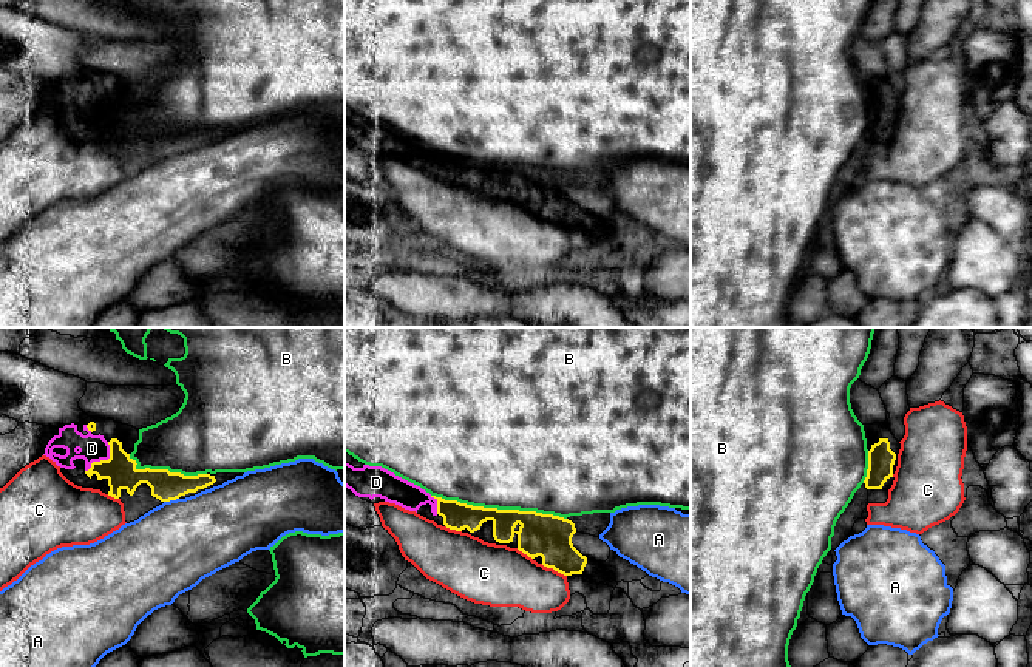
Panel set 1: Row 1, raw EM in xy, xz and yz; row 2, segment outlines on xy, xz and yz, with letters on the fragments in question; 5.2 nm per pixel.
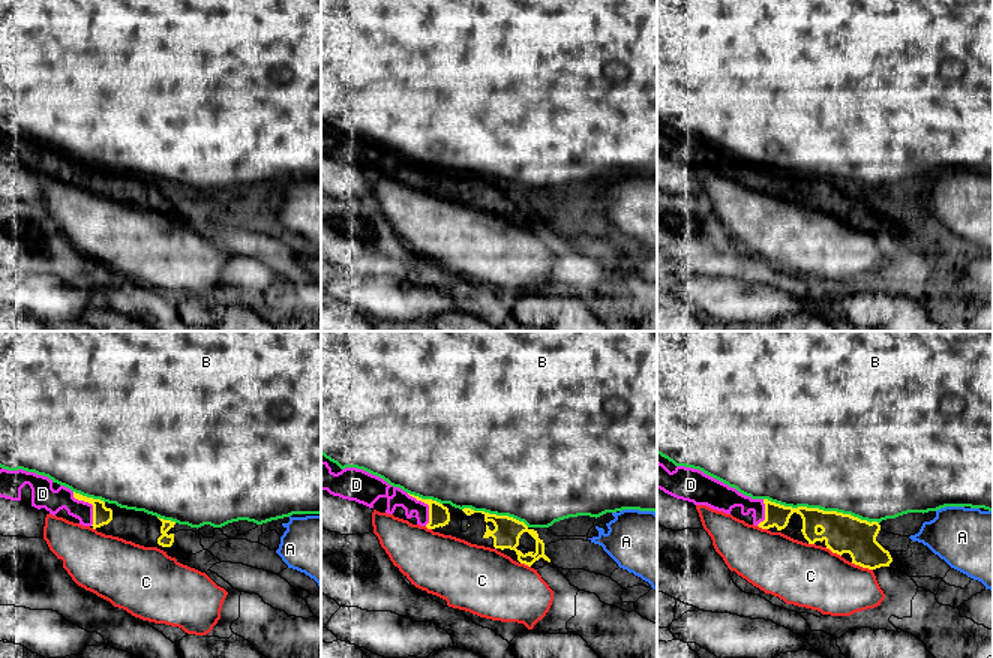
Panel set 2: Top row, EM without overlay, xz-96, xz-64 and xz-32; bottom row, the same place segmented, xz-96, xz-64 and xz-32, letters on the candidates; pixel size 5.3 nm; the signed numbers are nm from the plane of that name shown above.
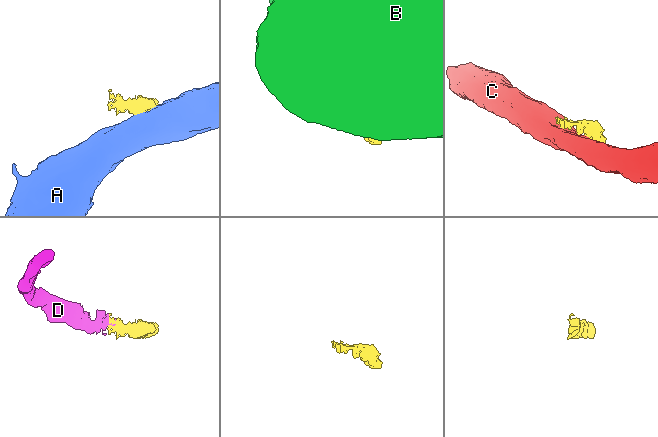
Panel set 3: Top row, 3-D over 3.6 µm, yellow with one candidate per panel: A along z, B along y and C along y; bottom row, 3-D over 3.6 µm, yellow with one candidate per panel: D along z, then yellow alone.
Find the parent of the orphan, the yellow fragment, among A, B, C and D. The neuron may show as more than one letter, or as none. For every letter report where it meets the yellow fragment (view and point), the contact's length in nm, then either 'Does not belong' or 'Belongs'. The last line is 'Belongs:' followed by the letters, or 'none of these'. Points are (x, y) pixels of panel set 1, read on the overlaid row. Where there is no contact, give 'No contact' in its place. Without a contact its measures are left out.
A: Touches yellow at xy (170, 499). Shared border 80 nm. Does not belong
B: Touches yellow at xz (499, 510). Shared border 700 nm. Does not belong
C: Touches yellow at xz (553, 568). Shared border 150 nm. Does not belong
D: Touches yellow at xy (104, 460). Shared border 200 nm. Belongs
Belongs: D

